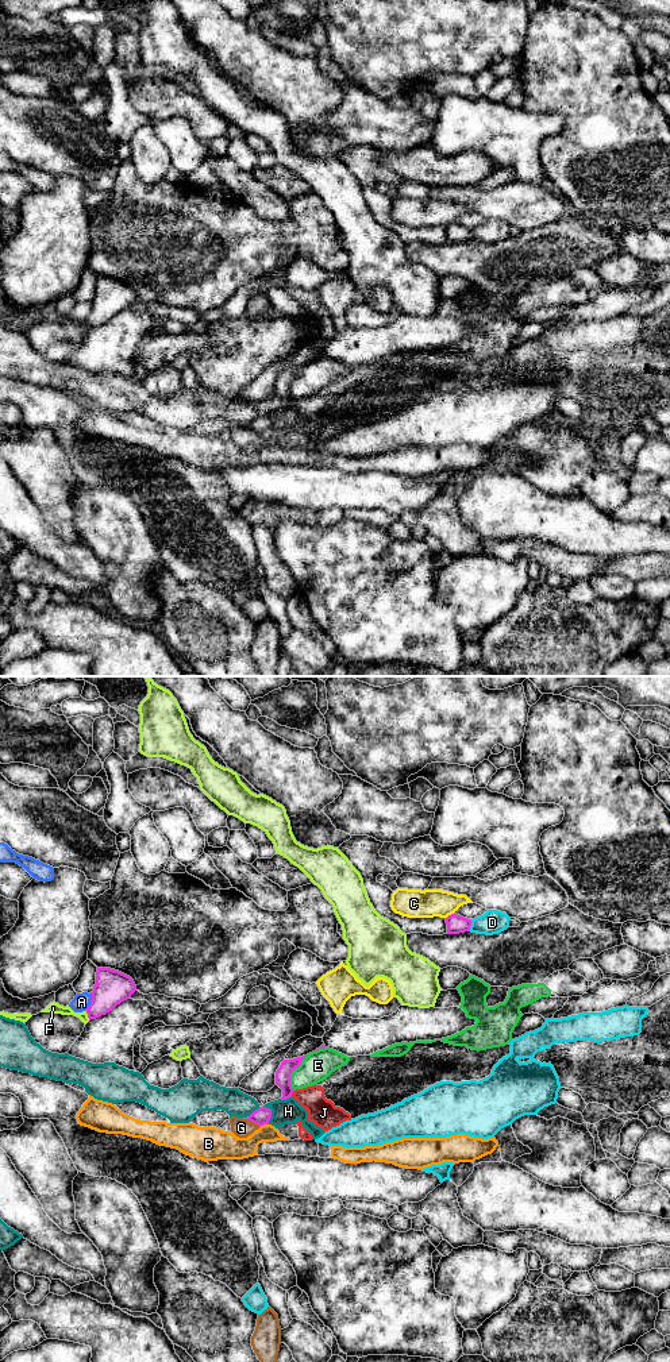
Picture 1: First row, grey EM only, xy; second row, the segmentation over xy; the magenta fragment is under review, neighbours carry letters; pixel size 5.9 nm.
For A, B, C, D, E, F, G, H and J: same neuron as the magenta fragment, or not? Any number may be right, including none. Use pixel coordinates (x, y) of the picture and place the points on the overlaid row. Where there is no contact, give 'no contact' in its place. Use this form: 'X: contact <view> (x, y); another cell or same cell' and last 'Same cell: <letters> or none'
A: contact xy (91, 1002); another cell
B: contact xy (264, 1123); another cell
C: contact xy (449, 915); another cell
D: contact xy (470, 925); another cell
E: contact xy (292, 1072); another cell
F: contact xy (88, 1015); another cell
G: contact xy (253, 1122); another cell
H: contact xy (270, 1114); another cell
J: contact xy (292, 1092); another cell
Same cell: none

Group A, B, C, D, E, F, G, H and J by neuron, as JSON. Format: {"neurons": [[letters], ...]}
{"neurons": [["A"], ["B"], ["C"], ["D"], ["E"], ["F"], ["G", "J"], ["H"]]}

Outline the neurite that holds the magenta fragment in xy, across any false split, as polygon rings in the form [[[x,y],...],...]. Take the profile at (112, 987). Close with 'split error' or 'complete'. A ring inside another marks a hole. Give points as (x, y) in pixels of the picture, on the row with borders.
[[[97,968],[92,1000],[85,1010],[89,1020],[112,1011],[135,991],[136,985],[130,976],[111,968]]]; complete

